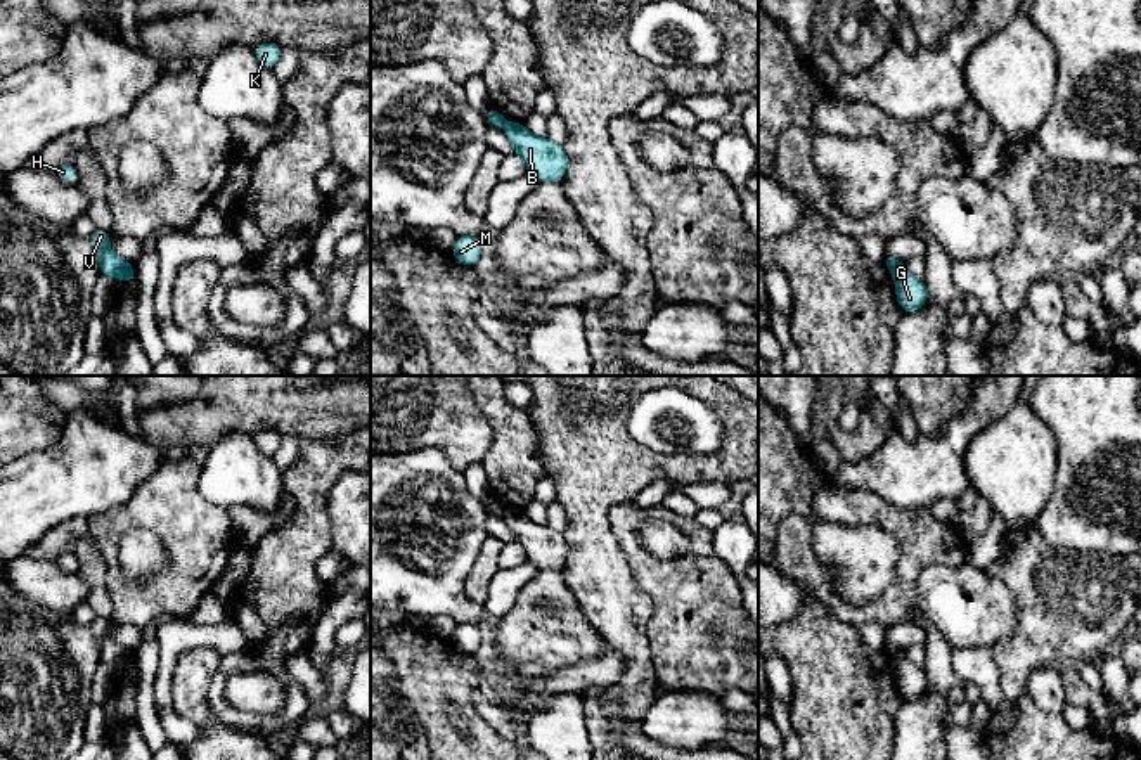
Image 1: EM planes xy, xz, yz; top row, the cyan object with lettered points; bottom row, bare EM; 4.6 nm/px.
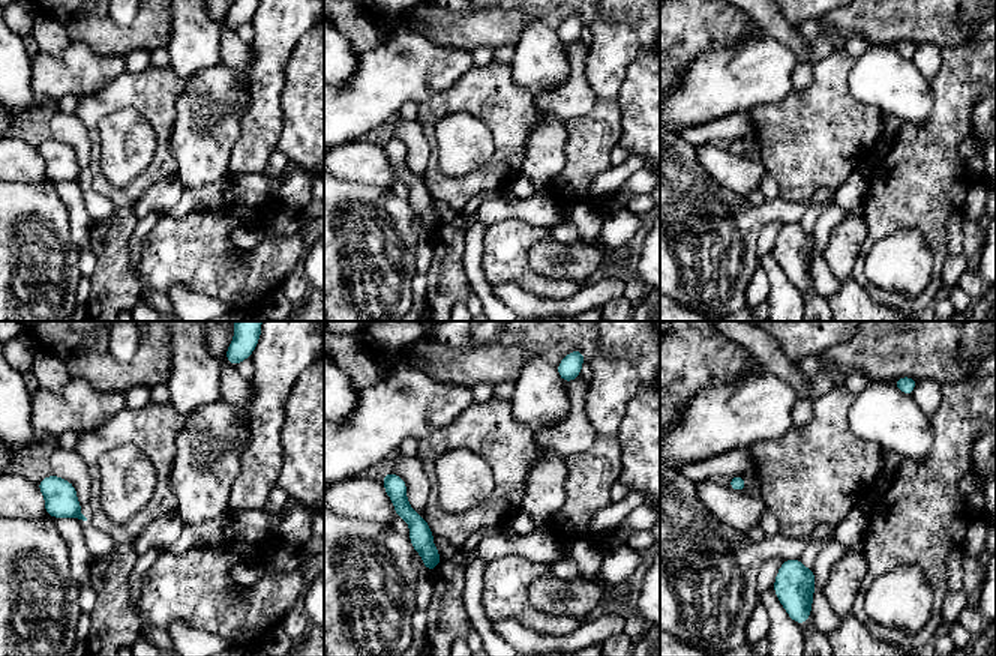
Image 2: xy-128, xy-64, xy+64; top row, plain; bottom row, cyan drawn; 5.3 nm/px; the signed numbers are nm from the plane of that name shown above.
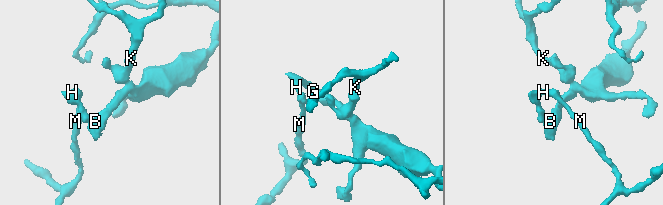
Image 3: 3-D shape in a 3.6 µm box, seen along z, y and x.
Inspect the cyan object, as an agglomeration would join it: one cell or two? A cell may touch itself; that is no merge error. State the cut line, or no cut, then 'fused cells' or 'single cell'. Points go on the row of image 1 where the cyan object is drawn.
cut xy (130, 264), (118, 277); fused cells

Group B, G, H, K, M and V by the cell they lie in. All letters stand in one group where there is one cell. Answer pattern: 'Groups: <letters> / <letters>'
Groups: B G K / H M V

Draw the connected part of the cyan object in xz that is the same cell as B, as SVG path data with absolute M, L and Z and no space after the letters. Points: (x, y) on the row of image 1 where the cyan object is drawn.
M509 123L504 130L514 152L537 182L564 178L570 159L563 144L552 142L549 137L537 137L523 123Z

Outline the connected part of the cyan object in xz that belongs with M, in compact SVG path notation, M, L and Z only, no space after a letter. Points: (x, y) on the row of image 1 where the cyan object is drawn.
M459 235L450 254L462 265L473 267L483 251L480 237L474 235Z

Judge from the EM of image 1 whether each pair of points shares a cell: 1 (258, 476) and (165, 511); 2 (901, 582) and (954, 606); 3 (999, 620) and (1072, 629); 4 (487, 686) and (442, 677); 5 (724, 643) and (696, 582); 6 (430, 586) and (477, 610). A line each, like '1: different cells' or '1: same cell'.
1: different cells
2: different cells
3: different cells
4: different cells
5: same cell
6: same cell

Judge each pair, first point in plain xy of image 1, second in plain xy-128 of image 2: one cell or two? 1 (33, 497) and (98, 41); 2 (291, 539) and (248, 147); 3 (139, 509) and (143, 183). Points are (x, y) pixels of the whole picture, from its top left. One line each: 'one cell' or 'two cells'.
1: two cells
2: one cell
3: one cell

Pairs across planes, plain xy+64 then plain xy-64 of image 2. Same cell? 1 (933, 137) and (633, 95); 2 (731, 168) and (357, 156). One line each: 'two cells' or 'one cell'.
1: two cells
2: one cell

